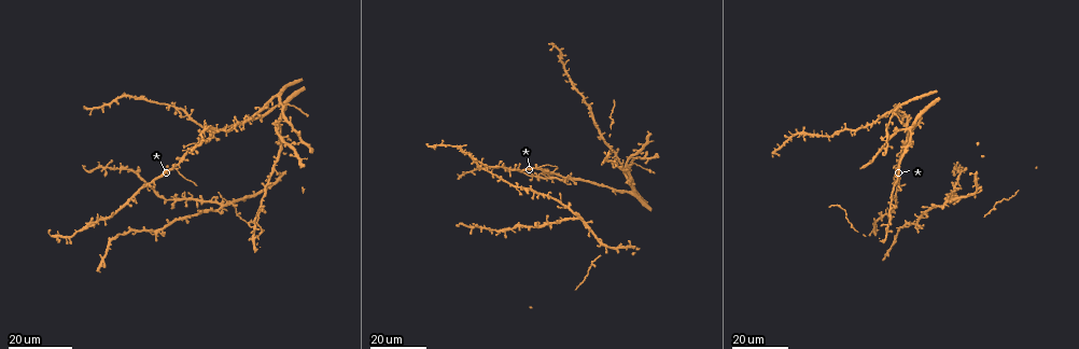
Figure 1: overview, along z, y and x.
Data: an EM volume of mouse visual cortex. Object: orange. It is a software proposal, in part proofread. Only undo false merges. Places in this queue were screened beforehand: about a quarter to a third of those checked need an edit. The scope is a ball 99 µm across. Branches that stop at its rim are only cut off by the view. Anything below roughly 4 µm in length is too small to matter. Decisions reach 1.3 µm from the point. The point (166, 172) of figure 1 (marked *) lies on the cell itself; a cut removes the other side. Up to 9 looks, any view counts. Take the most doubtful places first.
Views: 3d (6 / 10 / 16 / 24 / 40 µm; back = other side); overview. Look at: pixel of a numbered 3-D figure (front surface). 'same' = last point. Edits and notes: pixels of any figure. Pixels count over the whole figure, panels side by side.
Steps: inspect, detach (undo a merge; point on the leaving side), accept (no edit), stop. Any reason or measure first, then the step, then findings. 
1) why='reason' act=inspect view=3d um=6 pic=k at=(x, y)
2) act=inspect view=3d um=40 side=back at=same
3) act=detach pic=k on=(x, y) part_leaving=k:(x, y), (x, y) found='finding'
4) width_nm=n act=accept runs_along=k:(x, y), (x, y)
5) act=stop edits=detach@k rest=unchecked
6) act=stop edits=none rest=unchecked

why='a fork' act=inspect view=3d um=24 pic=1 at=(535, 166)

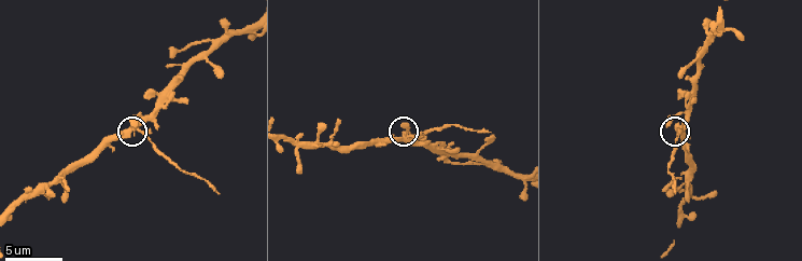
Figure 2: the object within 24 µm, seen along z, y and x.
act=inspect view=3d um=10 pic=2 at=(139, 127)

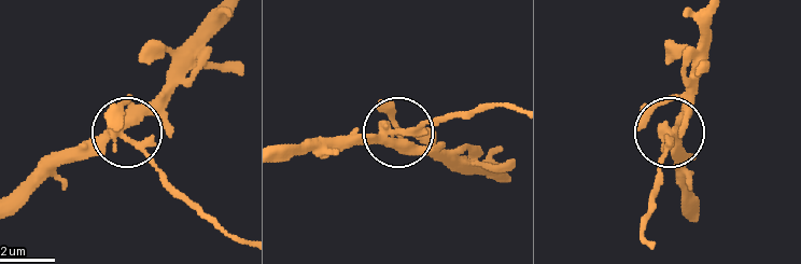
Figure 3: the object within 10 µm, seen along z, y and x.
act=detach pic=3 on=(153, 138) found='two cells meet here'

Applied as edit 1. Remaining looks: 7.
why='a fork' act=inspect view=3d um=24 pic=1 at=(898, 171)

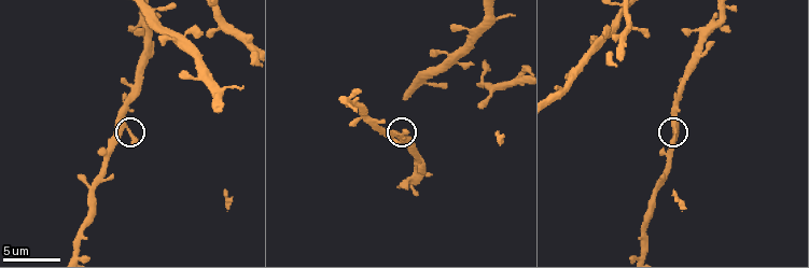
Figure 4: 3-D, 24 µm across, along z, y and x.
act=inspect view=3d um=10 pic=4 at=(122, 130)

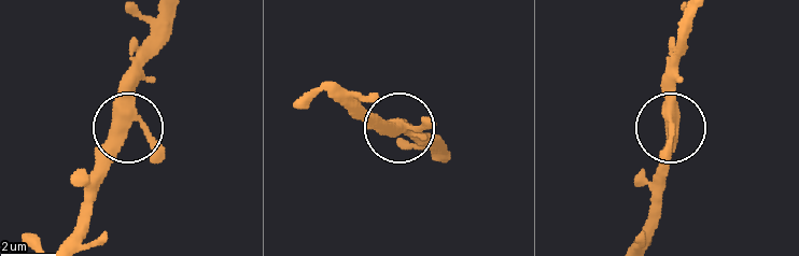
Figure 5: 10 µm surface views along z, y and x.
arms=3 act=accept runs_along=5:(162, 11), (120, 150), (97, 196) found='continuous, no second cell'

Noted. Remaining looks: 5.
why='four arms meet' act=inspect view=3d um=16 pic=1 at=(602, 241)

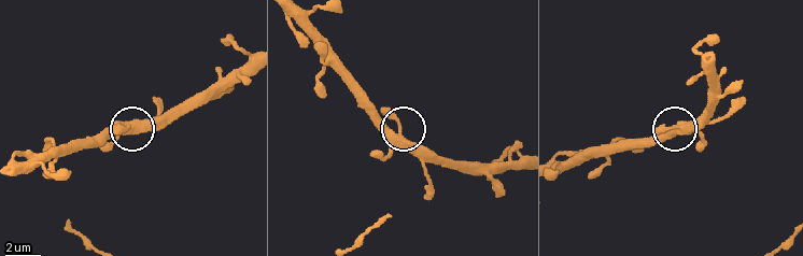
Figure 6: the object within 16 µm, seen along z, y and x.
act=inspect view=3d um=6 pic=6 at=(397, 144)

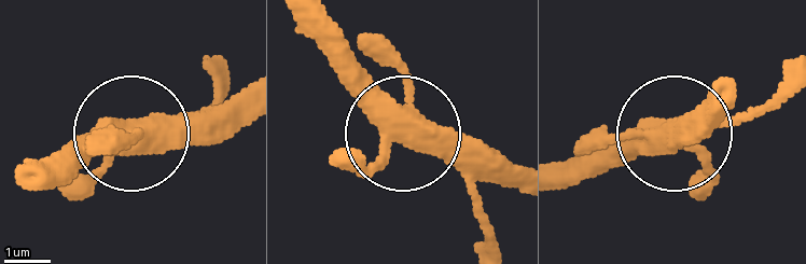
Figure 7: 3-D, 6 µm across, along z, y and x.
width_nm=450 act=accept runs_along=7:(294, 15), (402, 127), (502, 154) found='all the same cell'

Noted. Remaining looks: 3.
why='three-way junction' act=inspect view=3d um=16 pic=1 at=(892, 115)

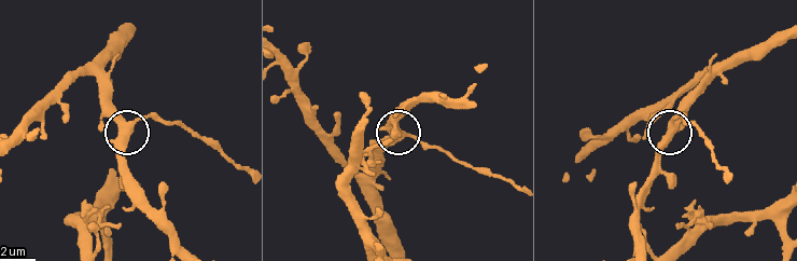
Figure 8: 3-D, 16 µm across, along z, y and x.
act=inspect view=3d um=6 pic=8 at=(129, 125)

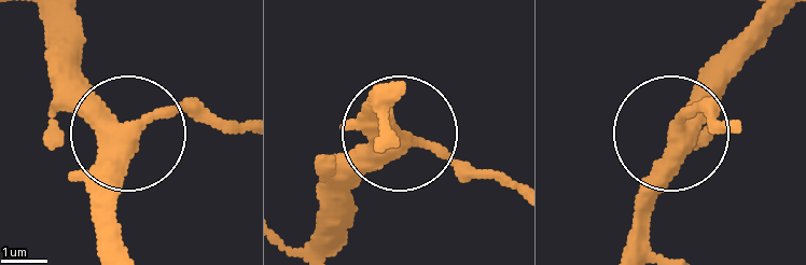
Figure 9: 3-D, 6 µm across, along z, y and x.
act=inspect view=3d um=6 side=back pic=9 at=(677, 128)

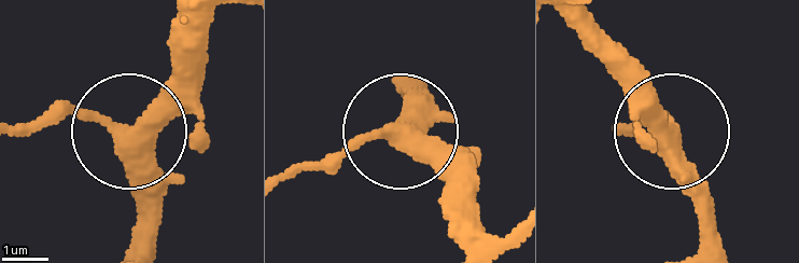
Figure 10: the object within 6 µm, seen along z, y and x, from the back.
arms=3 act=detach pic=10 on=(45, 124) part_leaving=10:(101, 121), (13, 121) found='two cells meet here'

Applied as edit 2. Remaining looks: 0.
act=stop edits=detach@3,detach@10 rest=unchecked

